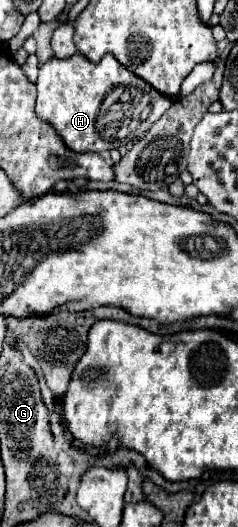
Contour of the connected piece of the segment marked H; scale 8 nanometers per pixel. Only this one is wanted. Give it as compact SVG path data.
M82 54L72 58L50 58L40 66L36 116L52 122L68 148L74 152L102 152L128 146L140 138L148 128L178 100L188 96L194 88L210 82L214 64L198 64L194 72L182 82L178 96L164 96L146 80L132 74L112 54L106 54L98 64Z

